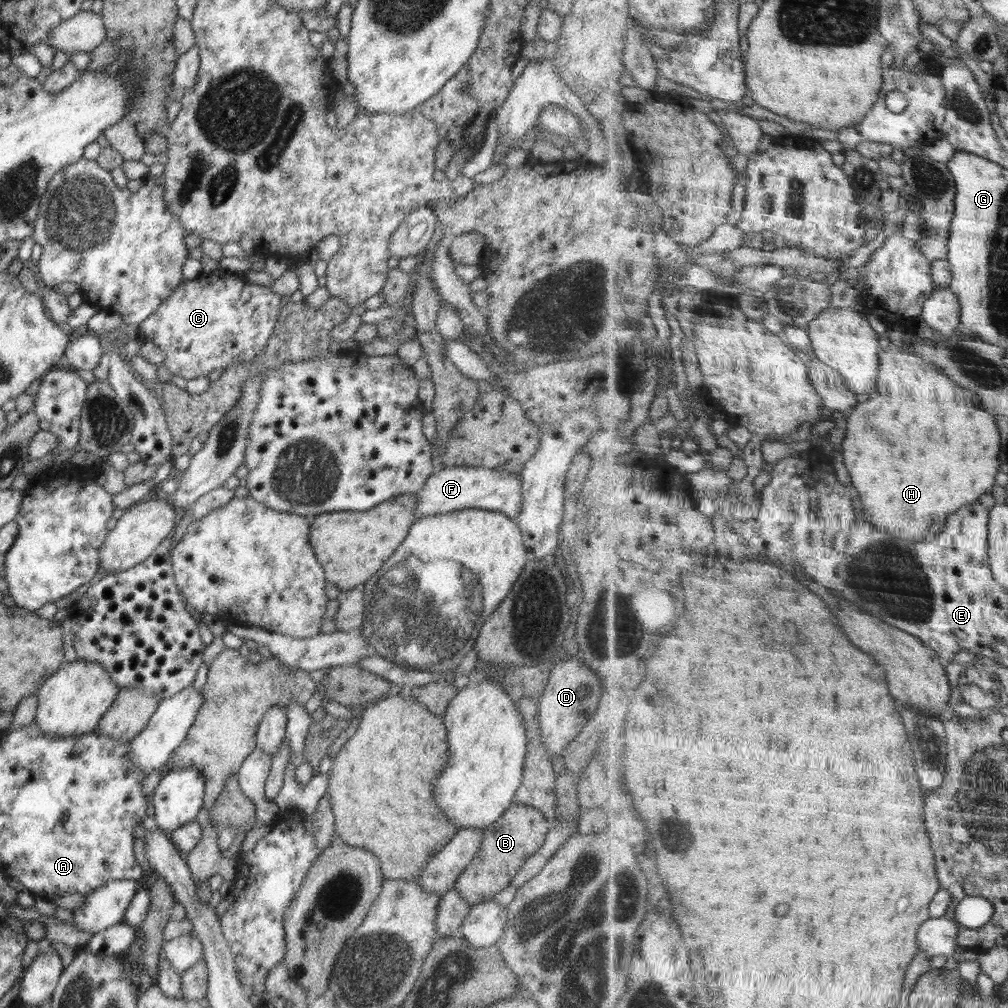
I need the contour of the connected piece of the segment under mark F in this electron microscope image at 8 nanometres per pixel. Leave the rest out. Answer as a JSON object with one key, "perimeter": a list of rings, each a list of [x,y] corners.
{"perimeter":[[[482,467],[438,468],[428,477],[418,497],[415,511],[417,520],[424,516],[472,508],[500,512],[515,520],[522,509],[521,475]]]}

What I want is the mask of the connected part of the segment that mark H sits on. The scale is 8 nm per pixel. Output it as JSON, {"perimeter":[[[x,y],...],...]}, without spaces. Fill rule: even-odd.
{"perimeter":[[[889,346],[881,353],[881,368],[880,368],[880,384],[882,390],[878,396],[868,399],[866,402],[860,403],[860,406],[848,413],[849,424],[847,435],[843,442],[843,453],[845,464],[852,476],[852,484],[860,491],[862,500],[864,501],[864,512],[869,521],[872,521],[877,527],[886,532],[896,534],[896,538],[908,539],[911,541],[920,542],[926,539],[935,538],[940,533],[945,531],[948,524],[948,519],[960,511],[960,508],[966,508],[969,504],[978,503],[984,495],[992,491],[996,485],[996,478],[1000,474],[1000,444],[1002,444],[1002,432],[998,428],[996,418],[982,410],[980,406],[980,396],[972,390],[966,390],[964,386],[960,386],[958,382],[954,382],[948,374],[938,372],[936,364],[926,362],[922,356],[918,356],[916,352],[908,350],[904,347]],[[958,406],[974,406],[978,410],[962,410]]]}

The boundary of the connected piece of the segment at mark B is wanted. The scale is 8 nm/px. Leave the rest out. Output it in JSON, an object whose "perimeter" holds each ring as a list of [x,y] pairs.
{"perimeter":[[[513,802],[495,823],[483,830],[476,857],[456,880],[456,894],[471,905],[492,901],[494,896],[510,886],[518,870],[542,847],[551,825],[537,808]]]}

